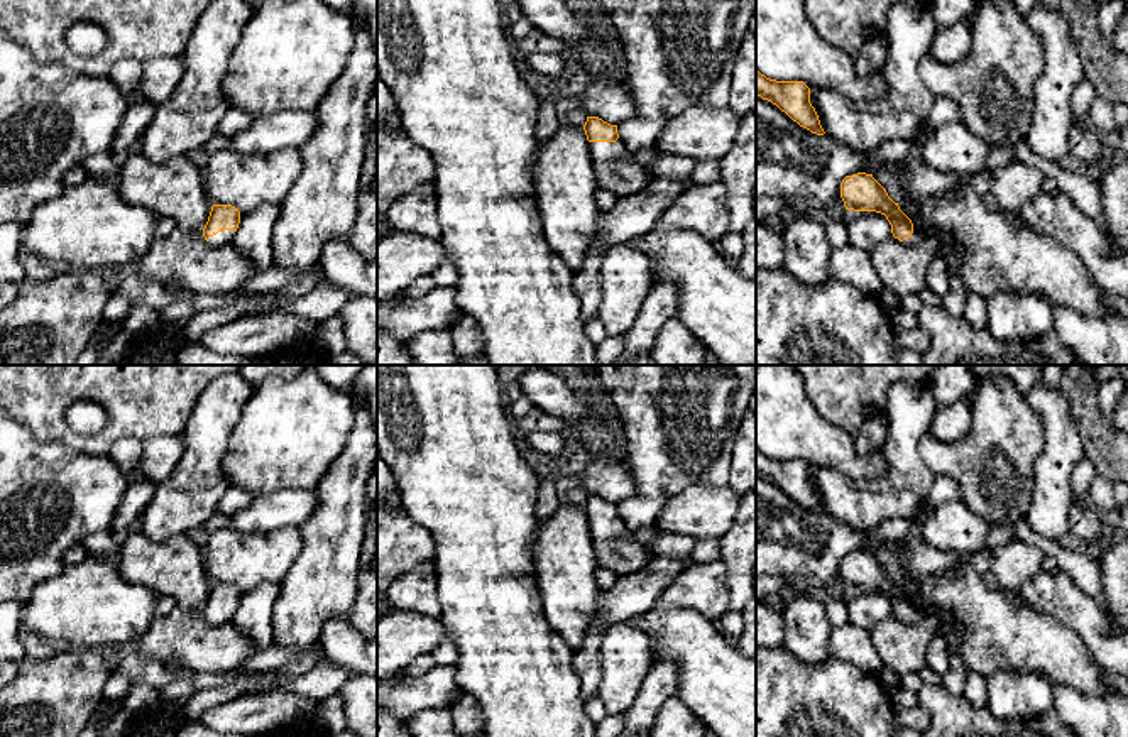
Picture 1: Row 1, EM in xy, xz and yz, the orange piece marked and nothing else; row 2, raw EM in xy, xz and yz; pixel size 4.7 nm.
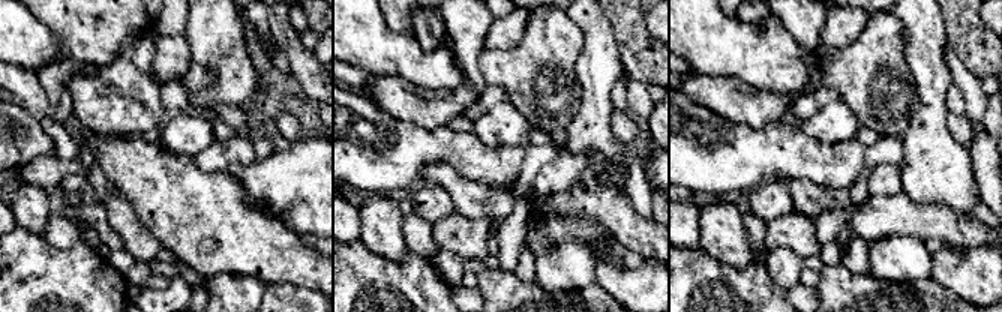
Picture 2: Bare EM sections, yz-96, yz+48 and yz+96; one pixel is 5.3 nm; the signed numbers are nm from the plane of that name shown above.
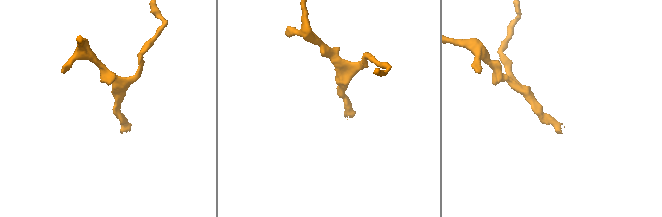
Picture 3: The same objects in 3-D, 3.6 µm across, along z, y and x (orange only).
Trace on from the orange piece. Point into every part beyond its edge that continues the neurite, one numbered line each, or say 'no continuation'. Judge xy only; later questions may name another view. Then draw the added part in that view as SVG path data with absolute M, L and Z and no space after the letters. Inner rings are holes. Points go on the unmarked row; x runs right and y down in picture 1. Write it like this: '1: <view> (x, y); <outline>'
1: xy (220, 617); M233 609L218 610L216 614L208 617L208 622L211 625L223 625L223 624L232 622L233 615L235 615Z

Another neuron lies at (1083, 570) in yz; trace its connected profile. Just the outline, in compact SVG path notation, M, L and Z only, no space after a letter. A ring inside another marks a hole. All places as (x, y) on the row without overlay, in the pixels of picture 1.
M1025 517L1016 521L1011 529L1016 539L1037 546L1045 554L1045 558L1054 558L1060 573L1069 576L1079 590L1089 595L1098 603L1106 619L1109 617L1108 600L1103 592L1101 570L1096 556L1089 556L1087 553L1077 554L1062 548L1057 541L1037 534L1028 526Z

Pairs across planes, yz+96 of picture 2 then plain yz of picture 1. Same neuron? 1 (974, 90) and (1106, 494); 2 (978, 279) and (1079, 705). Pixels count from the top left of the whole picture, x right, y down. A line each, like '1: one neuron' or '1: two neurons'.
1: one neuron
2: one neuron

